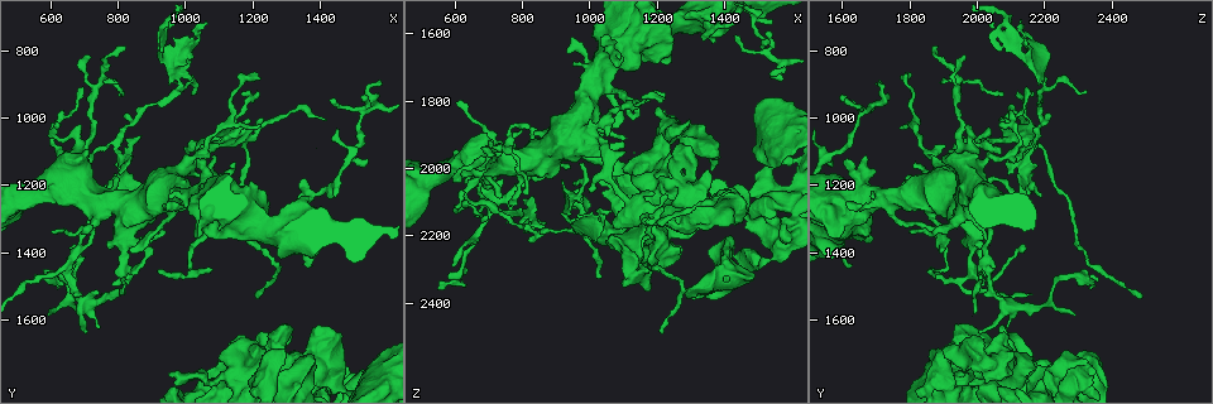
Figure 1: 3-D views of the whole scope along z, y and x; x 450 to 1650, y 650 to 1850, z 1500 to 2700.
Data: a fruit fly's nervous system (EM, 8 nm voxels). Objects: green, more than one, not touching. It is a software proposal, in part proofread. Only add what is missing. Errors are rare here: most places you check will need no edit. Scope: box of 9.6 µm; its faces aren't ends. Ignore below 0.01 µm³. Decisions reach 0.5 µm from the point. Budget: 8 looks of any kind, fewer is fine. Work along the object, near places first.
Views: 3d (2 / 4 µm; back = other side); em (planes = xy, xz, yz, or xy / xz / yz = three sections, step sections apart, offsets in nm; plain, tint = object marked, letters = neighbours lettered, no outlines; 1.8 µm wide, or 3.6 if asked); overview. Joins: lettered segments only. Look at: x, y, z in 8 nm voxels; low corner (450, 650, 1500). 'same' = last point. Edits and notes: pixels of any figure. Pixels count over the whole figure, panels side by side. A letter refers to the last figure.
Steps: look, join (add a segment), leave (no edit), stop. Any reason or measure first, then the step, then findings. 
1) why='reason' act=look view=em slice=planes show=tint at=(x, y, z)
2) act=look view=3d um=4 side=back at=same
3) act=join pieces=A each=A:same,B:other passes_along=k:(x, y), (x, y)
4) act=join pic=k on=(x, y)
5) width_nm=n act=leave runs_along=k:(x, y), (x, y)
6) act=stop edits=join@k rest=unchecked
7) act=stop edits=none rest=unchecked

why='sharp bend' act=look view=em slice=planes show=letters at=(970, 830, 2160)

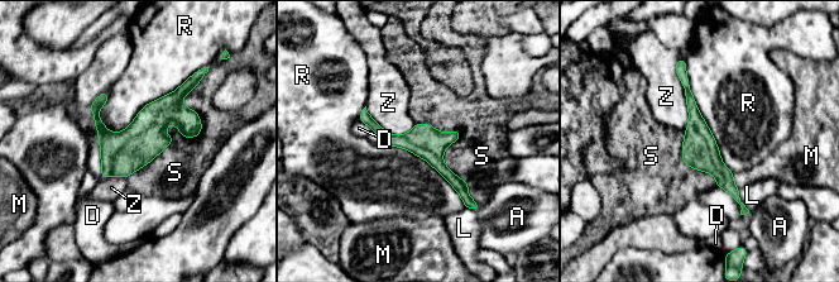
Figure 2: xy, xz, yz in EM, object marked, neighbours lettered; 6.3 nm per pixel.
width_nm=200 act=leave each=A:other,D:other,L:other,M:other,R:other,S:other,Z:other border=2:(685, 61), (695, 105), (733, 173) found='no lettered segment goes on from it'

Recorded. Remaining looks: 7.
why='free end' act=look view=3d um=2 at=(610, 1040, 2040)

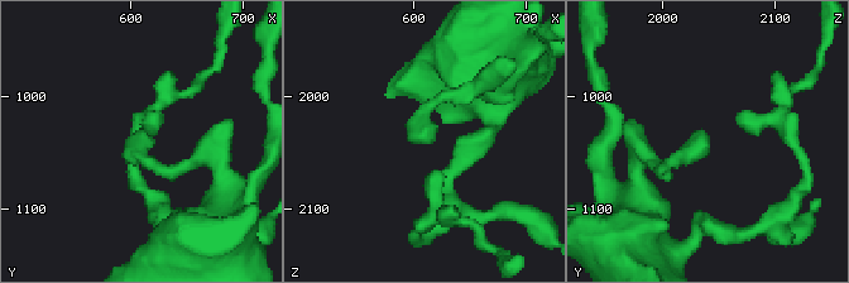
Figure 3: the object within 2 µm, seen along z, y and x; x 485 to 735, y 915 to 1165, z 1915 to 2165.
why='shape alone is not enough' act=look view=em slice=planes show=letters at=(616, 1036, 2042)

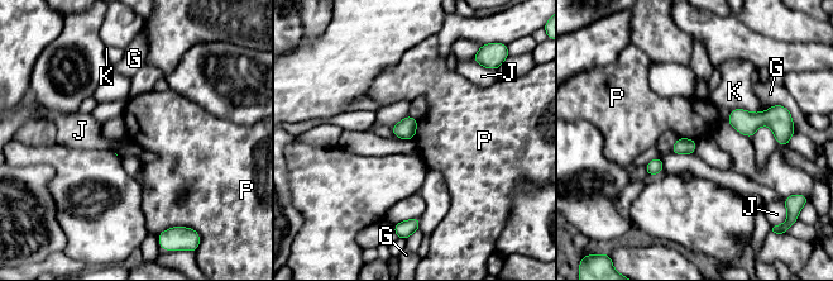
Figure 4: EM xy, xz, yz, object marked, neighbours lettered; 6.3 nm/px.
act=leave each=G:other,J:other,K:other,P:other found='none of them fits'

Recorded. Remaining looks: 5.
why='closes a loop' act=look view=3d um=4 at=(660, 1440, 2020)

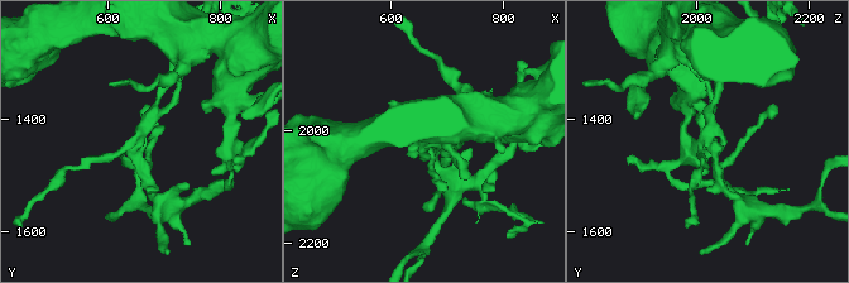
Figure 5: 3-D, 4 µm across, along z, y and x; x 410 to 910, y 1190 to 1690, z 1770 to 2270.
act=look view=em slice=planes show=letters at=(655, 1430, 2025)

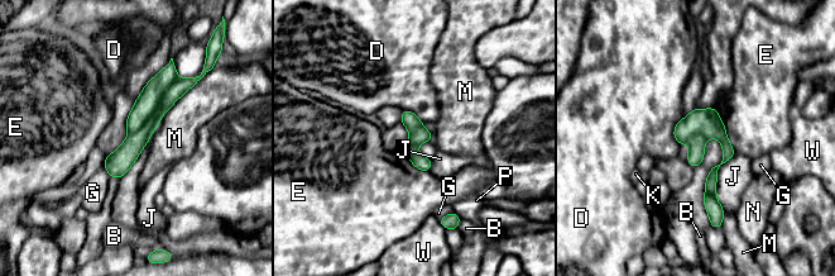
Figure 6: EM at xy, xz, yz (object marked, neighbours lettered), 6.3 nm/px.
act=leave each=B:other,D:other,E:other,G:other,J:other,K:other,M:other,N:other,P:other,W:other border=6:(681, 119), (673, 131), (678, 144) found='no lettered segment goes on from it'

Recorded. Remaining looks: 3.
act=stop edits=none rest=unchecked

